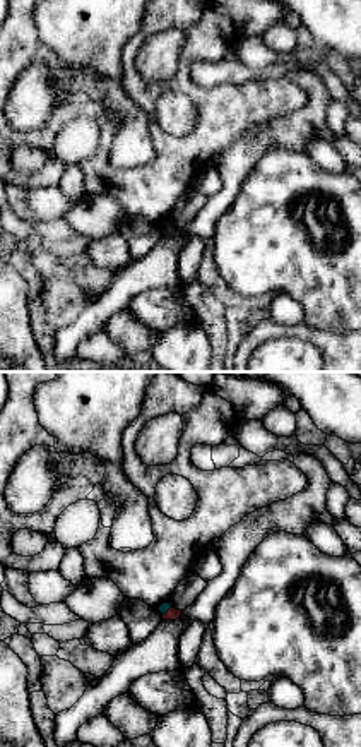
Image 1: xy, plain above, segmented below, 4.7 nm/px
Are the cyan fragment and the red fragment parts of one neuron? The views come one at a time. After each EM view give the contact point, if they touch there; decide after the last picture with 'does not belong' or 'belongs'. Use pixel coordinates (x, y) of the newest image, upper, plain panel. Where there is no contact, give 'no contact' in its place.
(166, 227)

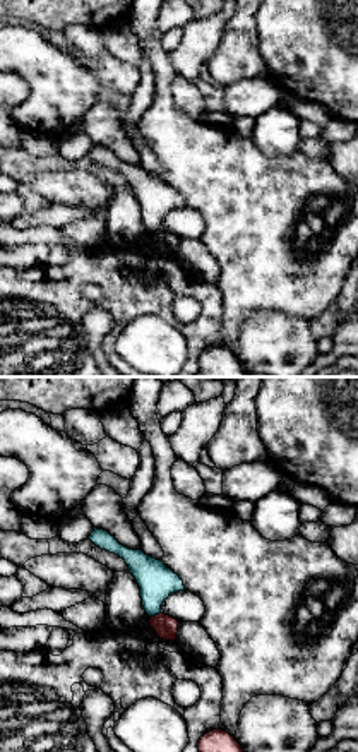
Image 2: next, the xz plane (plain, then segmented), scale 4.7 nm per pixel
(155, 230)

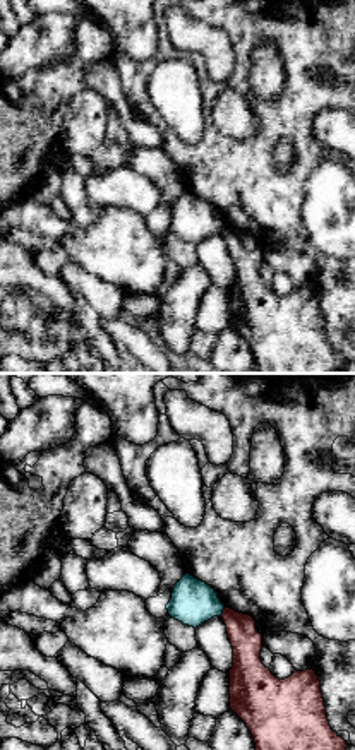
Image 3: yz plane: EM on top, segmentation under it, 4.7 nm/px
(222, 228)

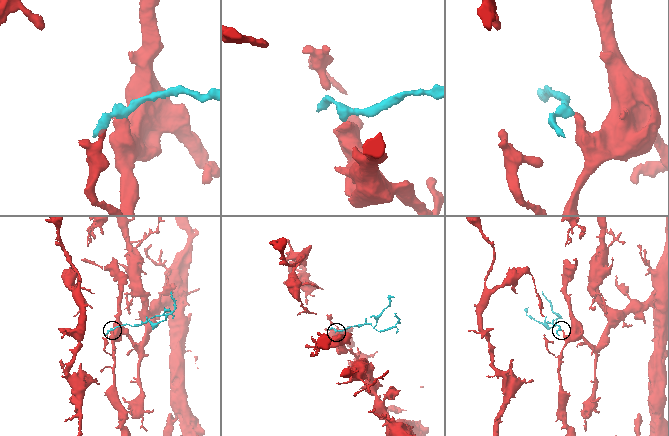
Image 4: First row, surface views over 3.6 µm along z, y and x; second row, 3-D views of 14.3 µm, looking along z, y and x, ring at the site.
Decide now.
does not belong

